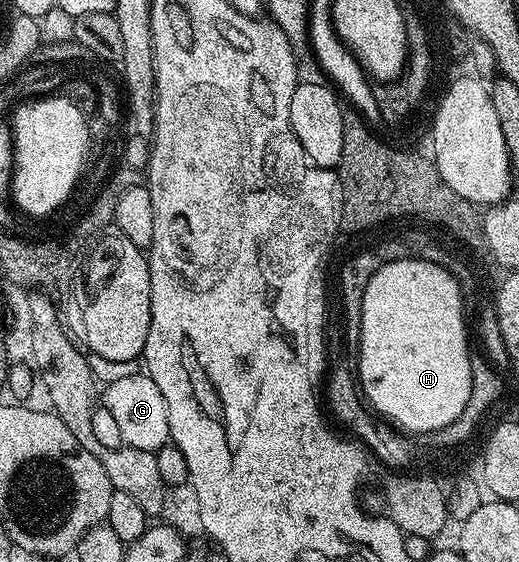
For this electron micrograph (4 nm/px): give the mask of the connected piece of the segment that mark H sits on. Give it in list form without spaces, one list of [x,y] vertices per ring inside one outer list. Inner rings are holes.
[[[403,259],[401,264],[385,266],[383,273],[374,274],[373,279],[369,279],[369,287],[365,287],[365,299],[361,303],[358,384],[366,404],[380,418],[388,417],[408,429],[403,430],[408,434],[432,435],[445,428],[458,419],[469,400],[473,353],[469,348],[462,292],[456,278],[451,269],[442,269],[437,263]]]

